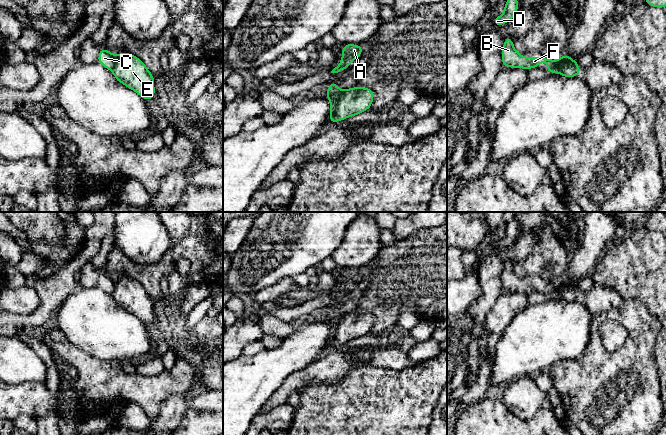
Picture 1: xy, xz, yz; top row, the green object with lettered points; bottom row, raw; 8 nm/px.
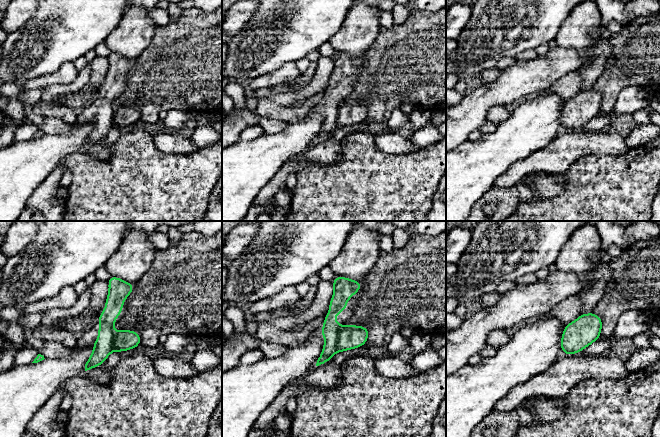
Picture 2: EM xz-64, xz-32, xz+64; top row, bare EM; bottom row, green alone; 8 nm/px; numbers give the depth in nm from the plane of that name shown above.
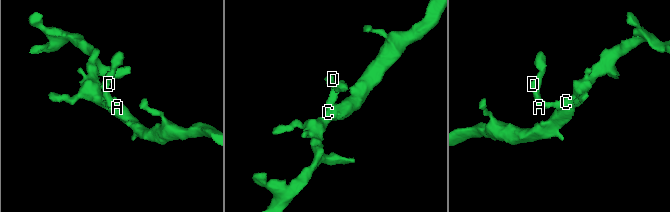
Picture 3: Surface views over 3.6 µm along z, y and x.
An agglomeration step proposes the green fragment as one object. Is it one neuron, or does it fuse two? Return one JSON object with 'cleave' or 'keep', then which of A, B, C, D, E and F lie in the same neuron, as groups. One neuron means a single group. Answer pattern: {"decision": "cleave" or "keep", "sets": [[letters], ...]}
{"decision": "cleave", "sets": [["A", "B", "C", "D", "F"], ["E"]]}

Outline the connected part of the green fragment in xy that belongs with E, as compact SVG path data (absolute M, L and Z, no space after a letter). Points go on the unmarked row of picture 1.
M122 275L121 279L113 279L115 290L111 293L115 302L138 317L145 325L155 320L154 300L150 297L142 284Z

